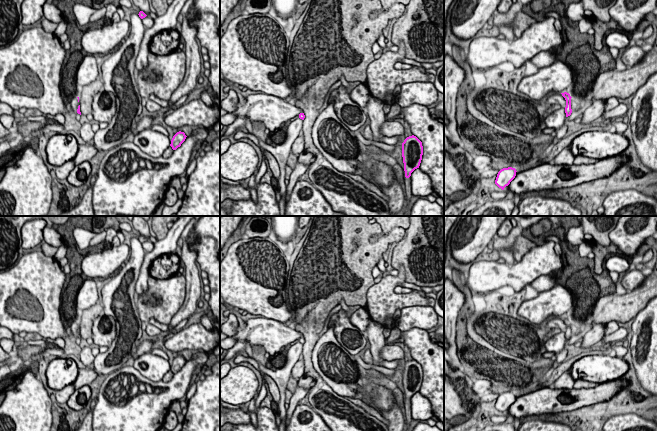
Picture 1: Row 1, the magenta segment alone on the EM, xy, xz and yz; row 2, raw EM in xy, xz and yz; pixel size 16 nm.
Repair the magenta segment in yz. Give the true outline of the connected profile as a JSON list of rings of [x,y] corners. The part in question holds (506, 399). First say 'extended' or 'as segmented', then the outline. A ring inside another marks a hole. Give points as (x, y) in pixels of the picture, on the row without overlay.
as segmented; [[[512,391],[501,393],[497,398],[495,408],[504,414],[504,412],[515,402],[516,396],[516,393]]]

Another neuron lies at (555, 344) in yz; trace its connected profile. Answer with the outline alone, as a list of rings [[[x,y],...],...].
[[[561,331],[545,342],[546,352],[558,353],[565,347],[566,343],[565,332]]]

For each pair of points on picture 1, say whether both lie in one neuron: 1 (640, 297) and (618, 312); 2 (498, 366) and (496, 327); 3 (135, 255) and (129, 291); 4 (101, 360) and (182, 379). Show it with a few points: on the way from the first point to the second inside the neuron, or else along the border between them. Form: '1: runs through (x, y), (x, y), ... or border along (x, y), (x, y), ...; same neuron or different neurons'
1: runs through (635, 300), (623, 308); same neuron
2: border along (504, 350), (525, 361); different neurons
3: runs through (135, 264), (135, 279), (133, 282); same neuron
4: border along (124, 365), (120, 370); different neurons

